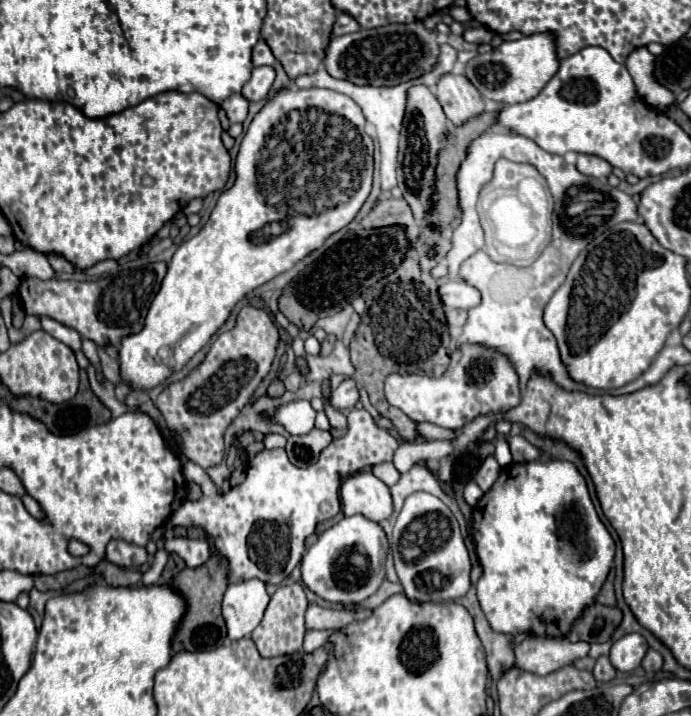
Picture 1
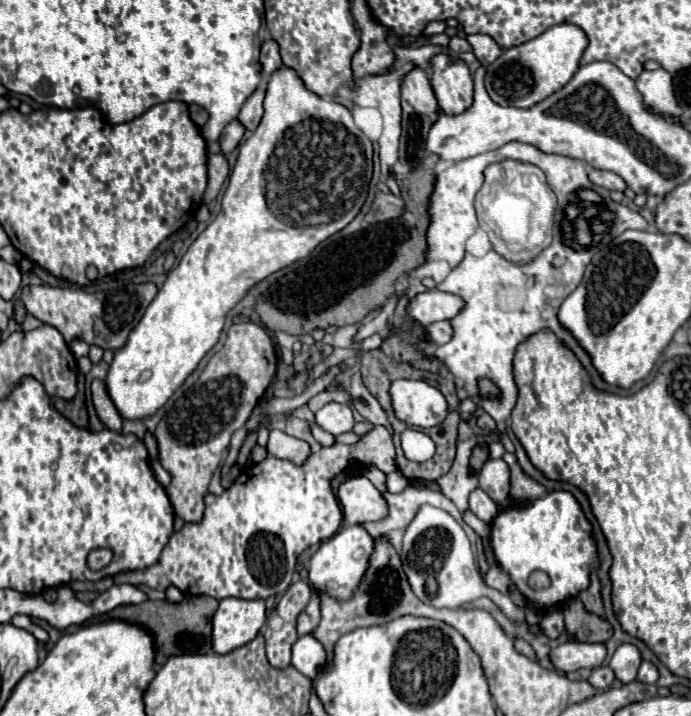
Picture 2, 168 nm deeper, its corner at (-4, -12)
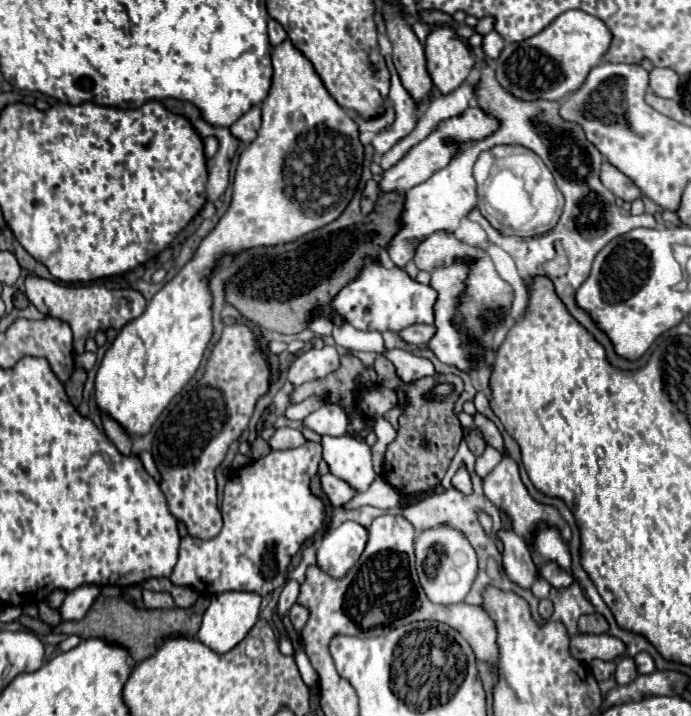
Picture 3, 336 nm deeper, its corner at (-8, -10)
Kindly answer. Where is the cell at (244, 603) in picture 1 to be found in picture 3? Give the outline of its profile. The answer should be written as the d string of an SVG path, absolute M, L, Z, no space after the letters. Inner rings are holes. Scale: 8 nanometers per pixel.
M222 592L210 600L202 616L202 626L198 630L198 640L206 644L210 650L224 654L232 650L256 624L260 616L260 596L254 592Z

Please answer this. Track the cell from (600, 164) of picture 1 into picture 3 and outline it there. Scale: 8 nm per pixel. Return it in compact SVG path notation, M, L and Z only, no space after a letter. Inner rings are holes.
M604 160L602 164L602 172L600 172L600 180L604 182L604 186L608 186L608 190L622 198L624 202L634 202L640 198L640 188L626 176L622 174L618 168L614 168L608 160Z

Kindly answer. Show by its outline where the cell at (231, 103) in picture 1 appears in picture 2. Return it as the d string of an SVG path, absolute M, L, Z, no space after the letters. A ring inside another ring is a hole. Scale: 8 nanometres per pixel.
M232 120L230 124L226 124L226 128L222 130L222 136L220 136L222 152L230 154L240 144L242 136L244 136L244 126L240 124L240 120Z

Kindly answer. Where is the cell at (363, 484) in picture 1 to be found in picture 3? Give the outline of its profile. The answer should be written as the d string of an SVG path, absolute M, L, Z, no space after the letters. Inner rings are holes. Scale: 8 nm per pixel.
M332 474L320 476L320 488L322 488L324 496L328 498L328 502L334 508L340 508L342 504L346 504L356 494L344 480L340 480L340 478L332 476Z

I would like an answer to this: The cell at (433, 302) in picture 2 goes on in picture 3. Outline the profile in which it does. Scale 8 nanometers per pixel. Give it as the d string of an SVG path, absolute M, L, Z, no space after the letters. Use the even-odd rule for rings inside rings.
M368 256L364 258L360 274L348 286L344 286L336 294L336 298L332 298L330 308L338 316L342 316L342 320L346 320L358 330L400 332L402 328L408 328L412 324L432 324L434 302L436 302L436 292L432 290L432 286L412 280L404 268L398 266L386 268L378 258Z

